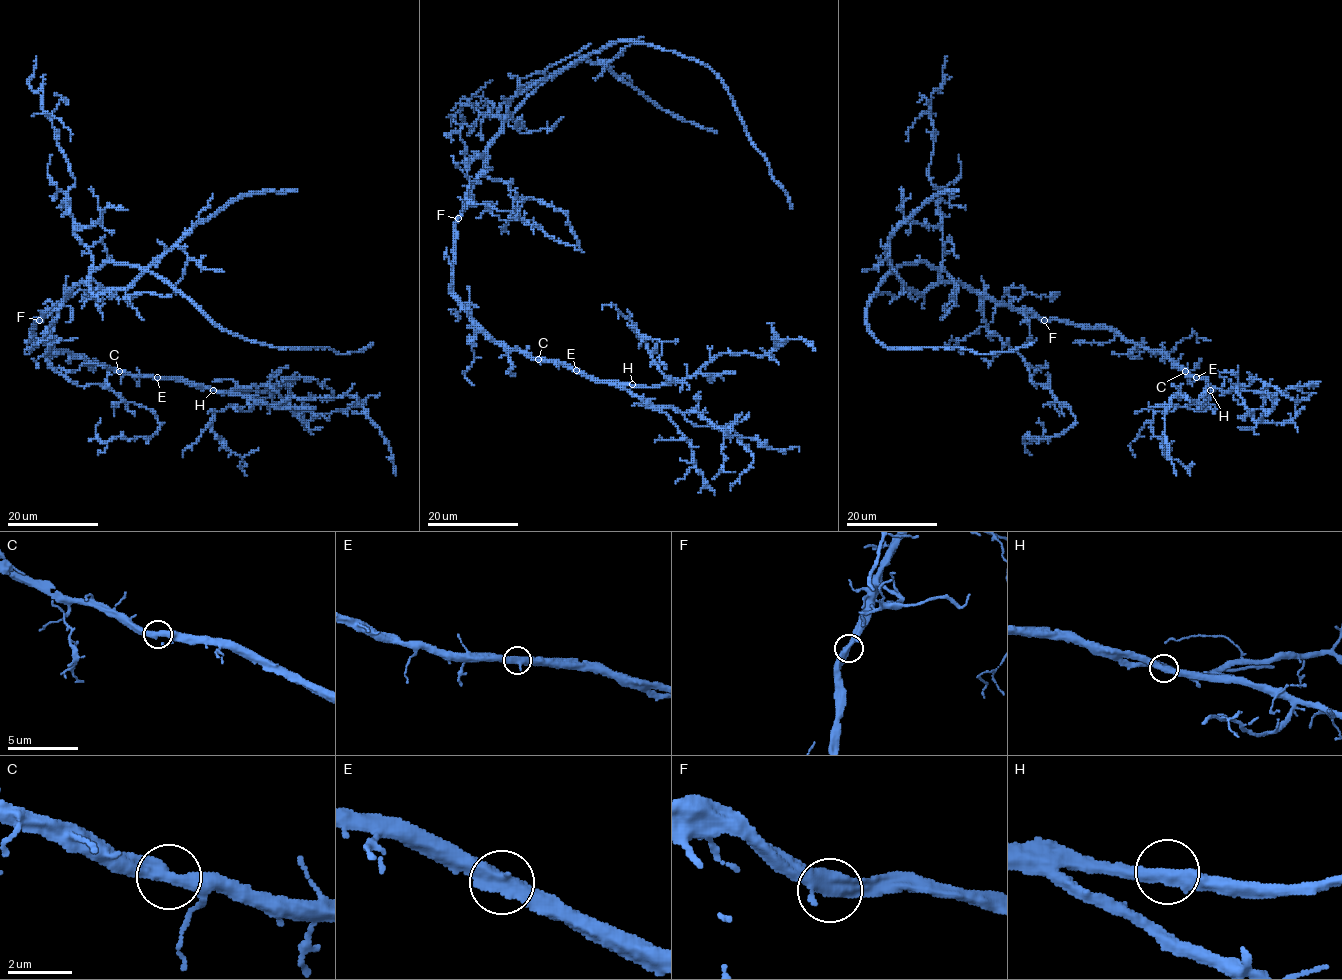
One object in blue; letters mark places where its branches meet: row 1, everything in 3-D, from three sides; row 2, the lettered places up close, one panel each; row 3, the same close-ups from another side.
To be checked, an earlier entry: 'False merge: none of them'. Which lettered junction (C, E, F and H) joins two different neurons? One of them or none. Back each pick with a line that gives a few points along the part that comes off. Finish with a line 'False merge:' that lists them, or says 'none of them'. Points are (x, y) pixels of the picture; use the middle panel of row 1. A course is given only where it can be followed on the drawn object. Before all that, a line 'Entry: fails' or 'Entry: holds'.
Entry: holds
False merge: none of them

